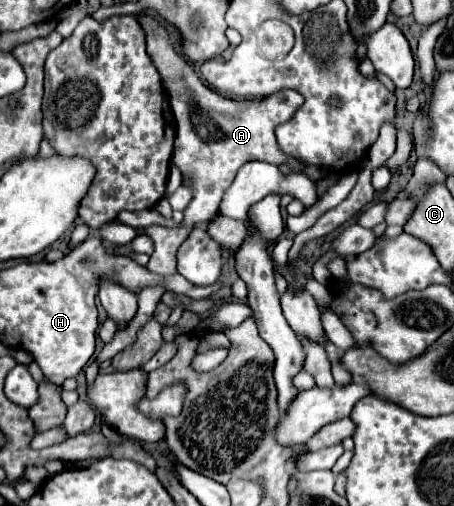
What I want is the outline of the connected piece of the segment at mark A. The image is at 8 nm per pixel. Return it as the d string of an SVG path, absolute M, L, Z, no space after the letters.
M140 16L140 24L146 32L148 54L152 56L154 66L160 70L160 76L168 82L170 108L176 122L176 138L172 164L182 172L182 182L194 190L192 202L184 210L184 220L176 228L166 228L160 224L144 228L146 236L154 240L154 254L150 256L148 270L156 274L174 274L176 272L176 252L180 244L190 236L196 224L208 224L218 216L218 206L226 188L232 184L238 168L250 160L264 160L276 166L290 166L292 170L304 170L306 162L284 154L278 146L274 128L290 120L292 114L304 104L304 96L294 90L280 90L262 100L232 100L220 96L212 88L204 86L194 74L192 66L180 54L174 38L164 26L160 26L150 16Z

